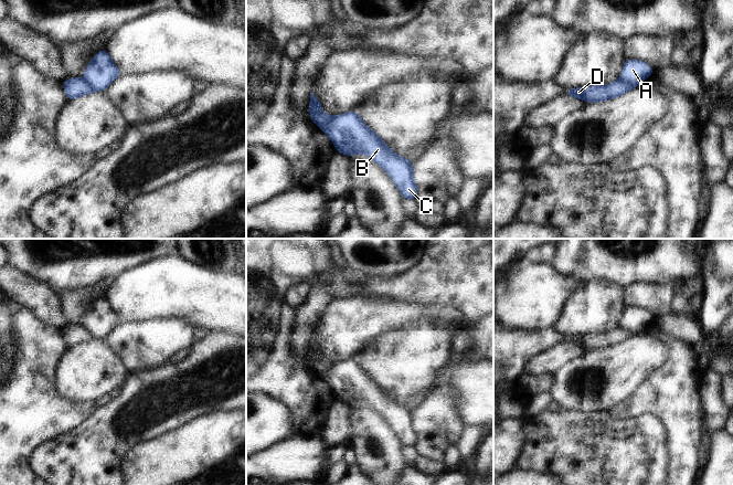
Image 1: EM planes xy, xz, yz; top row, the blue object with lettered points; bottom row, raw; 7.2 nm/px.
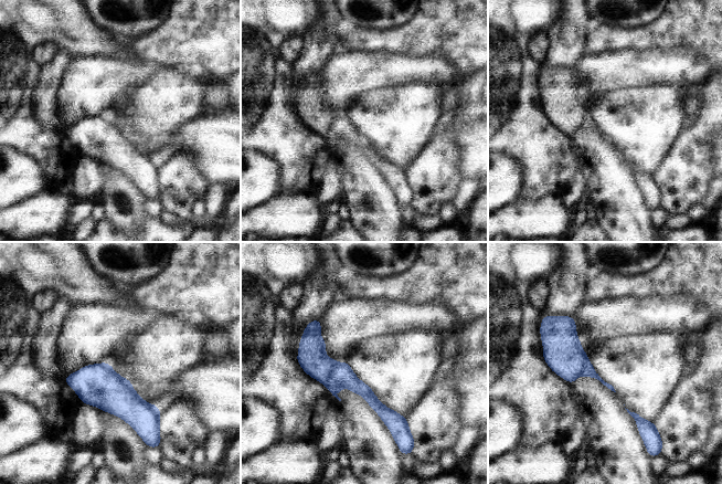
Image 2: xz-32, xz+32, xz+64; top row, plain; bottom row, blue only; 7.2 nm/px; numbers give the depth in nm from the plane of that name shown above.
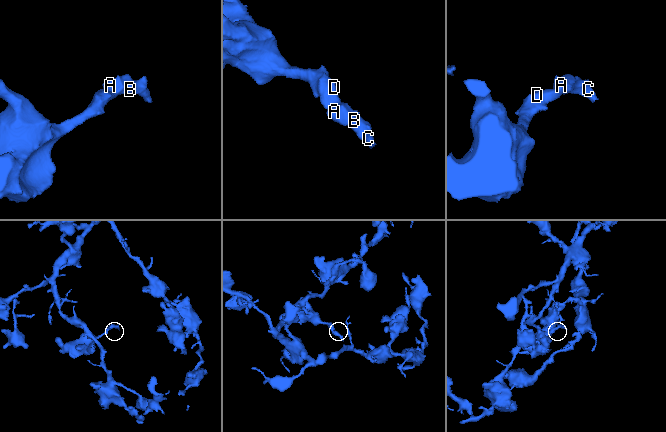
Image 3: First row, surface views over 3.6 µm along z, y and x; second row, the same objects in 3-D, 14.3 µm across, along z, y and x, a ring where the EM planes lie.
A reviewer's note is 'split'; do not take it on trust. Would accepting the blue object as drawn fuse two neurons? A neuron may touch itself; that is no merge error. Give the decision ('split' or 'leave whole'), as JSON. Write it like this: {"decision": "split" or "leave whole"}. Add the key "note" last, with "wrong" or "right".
{"decision": "split", "note": "right"}

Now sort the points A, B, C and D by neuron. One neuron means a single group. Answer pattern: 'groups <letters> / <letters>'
groups A B C / D

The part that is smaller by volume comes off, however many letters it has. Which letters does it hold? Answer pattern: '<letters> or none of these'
A, B, C

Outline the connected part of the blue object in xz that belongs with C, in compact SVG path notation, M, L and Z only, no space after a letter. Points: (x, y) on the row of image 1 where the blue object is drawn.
M358 112L336 116L331 125L321 130L332 140L339 154L350 157L354 154L366 155L392 178L404 199L416 200L418 190L412 161L392 151L383 139L363 123Z

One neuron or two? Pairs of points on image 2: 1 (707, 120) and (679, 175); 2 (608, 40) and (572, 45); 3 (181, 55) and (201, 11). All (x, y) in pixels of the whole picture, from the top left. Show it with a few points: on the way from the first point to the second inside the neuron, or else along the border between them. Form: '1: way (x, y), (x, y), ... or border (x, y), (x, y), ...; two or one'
1: way (699, 134), (694, 139), (691, 161); one
2: border (590, 34), (586, 41), (585, 53); two
3: way (182, 44), (201, 25), (201, 22); one

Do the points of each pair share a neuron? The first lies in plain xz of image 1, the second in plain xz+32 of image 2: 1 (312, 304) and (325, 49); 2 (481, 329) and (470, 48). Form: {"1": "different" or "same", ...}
{"1": "same", "2": "different"}

